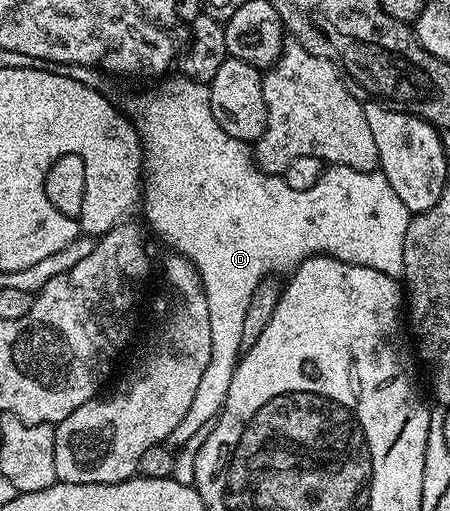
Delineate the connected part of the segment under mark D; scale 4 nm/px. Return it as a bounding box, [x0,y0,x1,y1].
[125,76,412,448]

